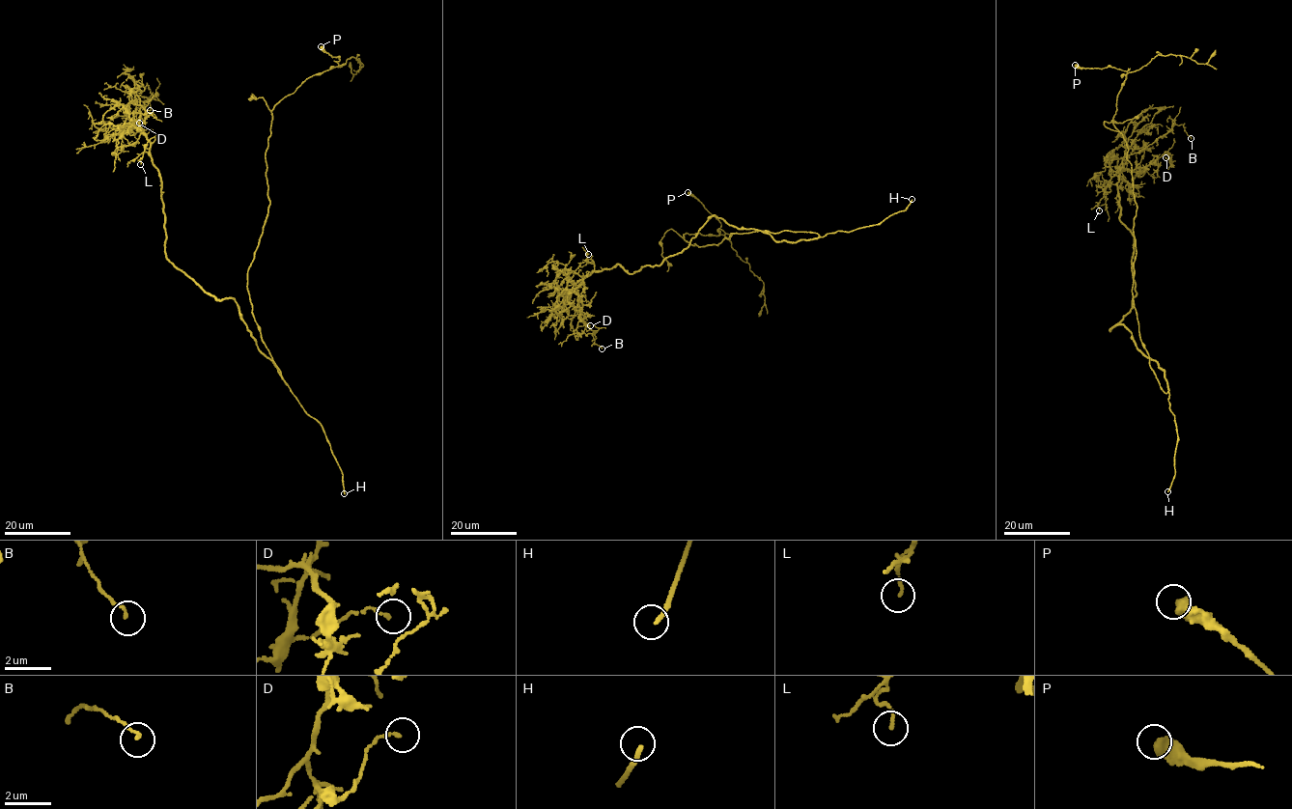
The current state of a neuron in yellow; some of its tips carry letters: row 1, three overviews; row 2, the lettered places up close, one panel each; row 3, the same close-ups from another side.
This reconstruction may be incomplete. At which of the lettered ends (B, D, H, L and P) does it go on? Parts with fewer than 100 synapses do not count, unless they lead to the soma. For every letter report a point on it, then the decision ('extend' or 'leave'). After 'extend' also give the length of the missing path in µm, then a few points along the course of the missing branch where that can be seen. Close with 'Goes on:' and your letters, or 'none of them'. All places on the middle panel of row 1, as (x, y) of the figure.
B: (602, 348) | leave
D: (590, 325) | leave
H: (912, 199) | extend | 3 µm
L: (588, 254) | leave
P: (688, 192) | leave
Goes on: H

